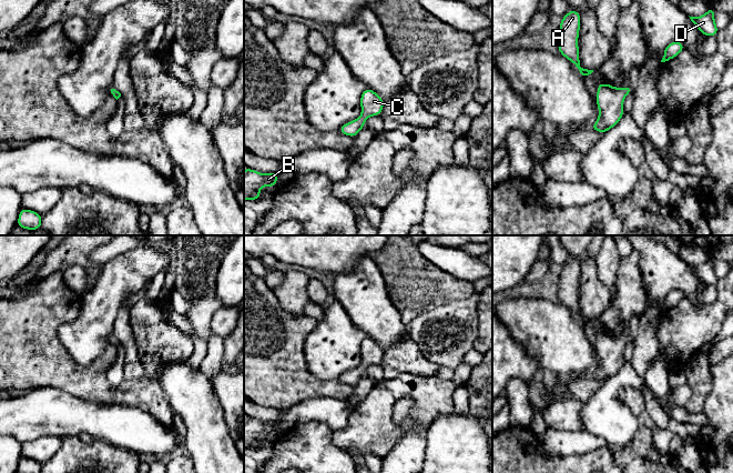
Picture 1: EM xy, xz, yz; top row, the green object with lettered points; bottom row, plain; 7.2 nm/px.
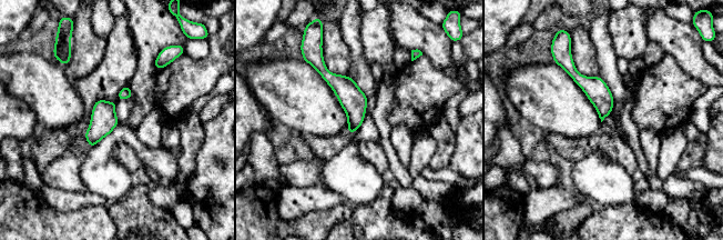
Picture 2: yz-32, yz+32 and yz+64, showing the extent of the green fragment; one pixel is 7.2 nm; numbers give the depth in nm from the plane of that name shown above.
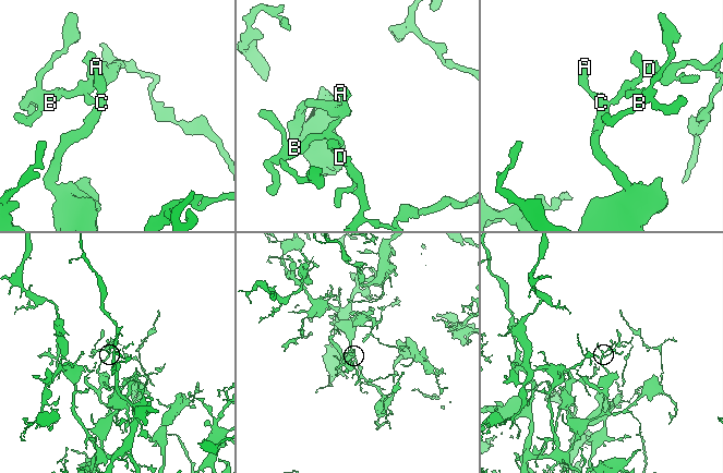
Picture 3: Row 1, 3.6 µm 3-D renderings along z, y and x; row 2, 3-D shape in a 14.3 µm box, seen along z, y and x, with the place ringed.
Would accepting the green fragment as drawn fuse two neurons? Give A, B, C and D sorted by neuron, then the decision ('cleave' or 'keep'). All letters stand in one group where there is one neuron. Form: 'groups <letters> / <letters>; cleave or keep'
groups A B C D; keep

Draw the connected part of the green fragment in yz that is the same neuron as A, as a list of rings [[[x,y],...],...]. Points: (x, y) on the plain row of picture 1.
[[[570,259],[560,271],[558,296],[561,304],[569,308],[582,324],[589,324],[593,319],[580,315],[578,286],[580,279],[580,260]]]

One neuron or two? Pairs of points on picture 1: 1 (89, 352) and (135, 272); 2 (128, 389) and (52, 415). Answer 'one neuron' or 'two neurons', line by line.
1: one neuron
2: two neurons

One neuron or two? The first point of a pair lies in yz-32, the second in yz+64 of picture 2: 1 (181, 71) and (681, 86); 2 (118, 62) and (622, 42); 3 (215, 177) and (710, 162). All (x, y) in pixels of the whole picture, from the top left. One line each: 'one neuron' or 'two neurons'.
1: one neuron
2: one neuron
3: one neuron

